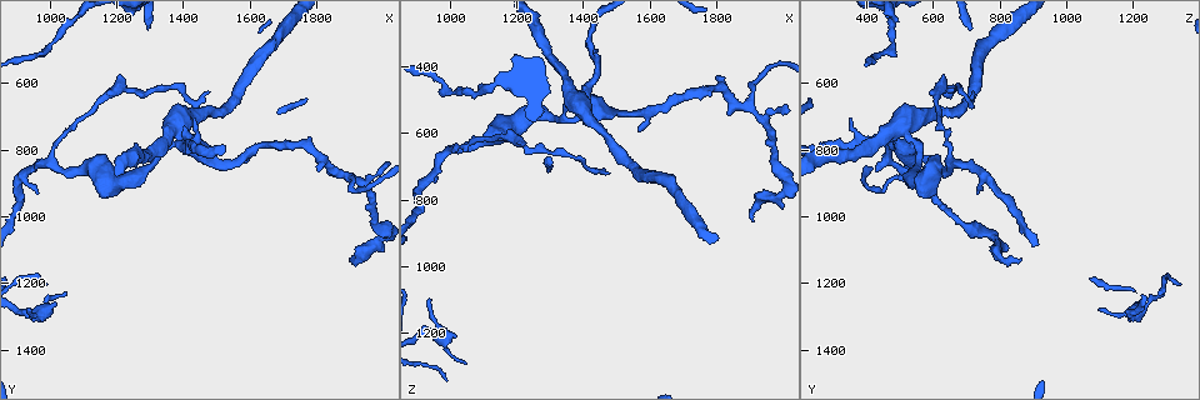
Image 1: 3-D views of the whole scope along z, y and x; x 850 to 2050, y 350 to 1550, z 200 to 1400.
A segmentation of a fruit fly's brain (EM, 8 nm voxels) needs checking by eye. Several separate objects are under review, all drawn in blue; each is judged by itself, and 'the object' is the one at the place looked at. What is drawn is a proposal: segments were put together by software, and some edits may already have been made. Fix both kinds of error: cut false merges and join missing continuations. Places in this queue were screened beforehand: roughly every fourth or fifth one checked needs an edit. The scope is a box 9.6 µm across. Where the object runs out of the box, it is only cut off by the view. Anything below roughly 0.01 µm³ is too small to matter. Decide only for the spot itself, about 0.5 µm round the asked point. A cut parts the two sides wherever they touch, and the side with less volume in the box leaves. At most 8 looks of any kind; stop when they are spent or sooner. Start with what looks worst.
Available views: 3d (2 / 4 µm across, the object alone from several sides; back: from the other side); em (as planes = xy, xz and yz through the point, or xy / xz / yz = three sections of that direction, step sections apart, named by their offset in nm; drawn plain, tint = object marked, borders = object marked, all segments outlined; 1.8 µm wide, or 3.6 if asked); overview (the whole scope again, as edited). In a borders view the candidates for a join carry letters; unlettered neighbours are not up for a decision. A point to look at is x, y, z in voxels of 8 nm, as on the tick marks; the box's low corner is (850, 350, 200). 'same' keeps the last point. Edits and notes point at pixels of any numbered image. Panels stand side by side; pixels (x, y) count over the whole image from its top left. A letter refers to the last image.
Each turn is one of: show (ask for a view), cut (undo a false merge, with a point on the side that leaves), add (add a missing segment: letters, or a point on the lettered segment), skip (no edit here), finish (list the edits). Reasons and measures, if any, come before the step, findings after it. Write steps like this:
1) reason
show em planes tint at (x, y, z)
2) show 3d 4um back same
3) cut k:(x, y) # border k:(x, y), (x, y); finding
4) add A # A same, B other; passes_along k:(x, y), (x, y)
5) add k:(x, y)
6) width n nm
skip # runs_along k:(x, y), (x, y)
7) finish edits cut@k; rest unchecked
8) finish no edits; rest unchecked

an open end
show em 3.6um planes borders at (940, 1280, 1090)

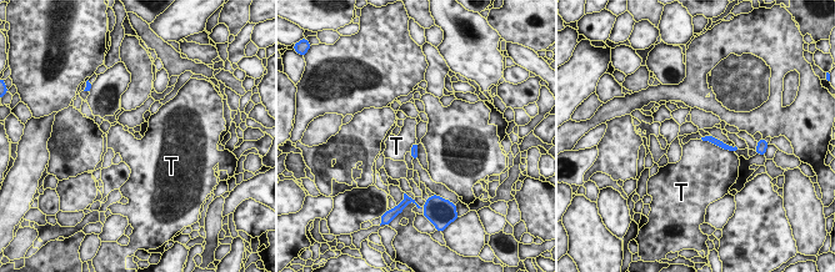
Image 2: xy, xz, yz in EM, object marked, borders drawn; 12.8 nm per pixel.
skip # T other; runs_along 2:(704, 139), (711, 139), (731, 149); no lettered segment goes on from it

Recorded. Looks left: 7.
branch stops here
show 3d 2um at (1910, 1120, 860)

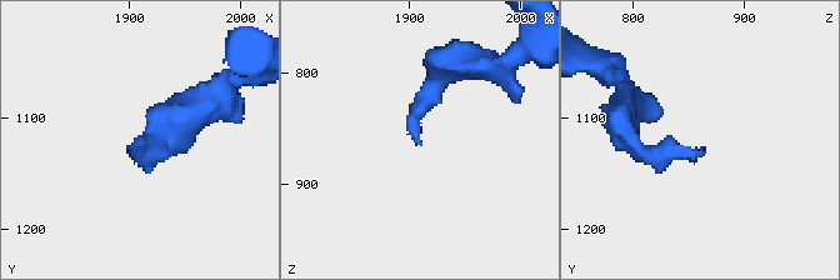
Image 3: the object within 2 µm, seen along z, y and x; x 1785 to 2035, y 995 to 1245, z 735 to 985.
show em xy step 4 tint at (1906, 1126, 862)

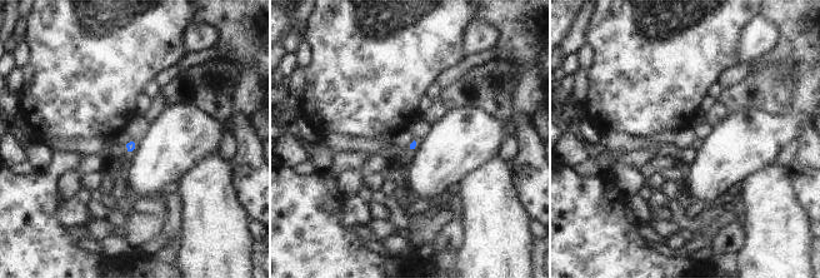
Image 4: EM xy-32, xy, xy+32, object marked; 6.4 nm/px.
show em planes borders same

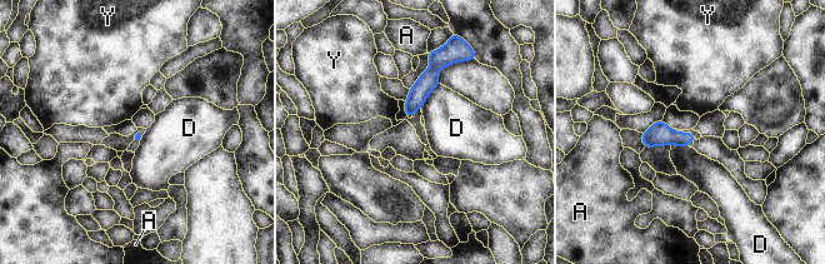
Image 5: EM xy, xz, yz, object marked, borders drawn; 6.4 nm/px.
skip # A other, D other, Y other; no lettered segment goes on from it

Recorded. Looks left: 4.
side arm on a straight run
show 3d 4um at (1350, 740, 460)

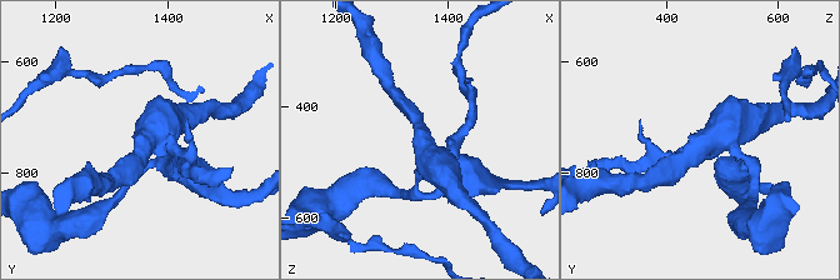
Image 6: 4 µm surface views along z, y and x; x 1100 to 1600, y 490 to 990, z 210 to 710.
arms 3; shape alone is not enough
show em yz step 4 tint at (1355, 740, 465)

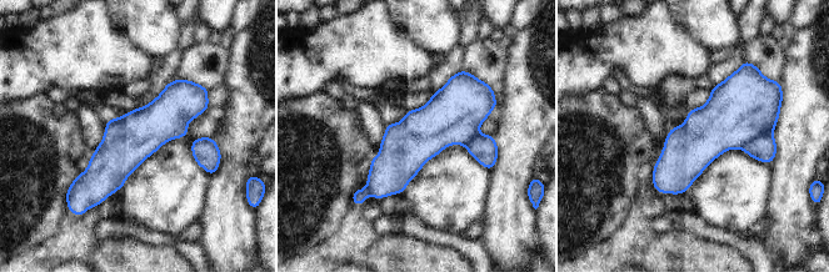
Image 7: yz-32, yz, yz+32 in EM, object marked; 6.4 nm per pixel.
show em planes borders same

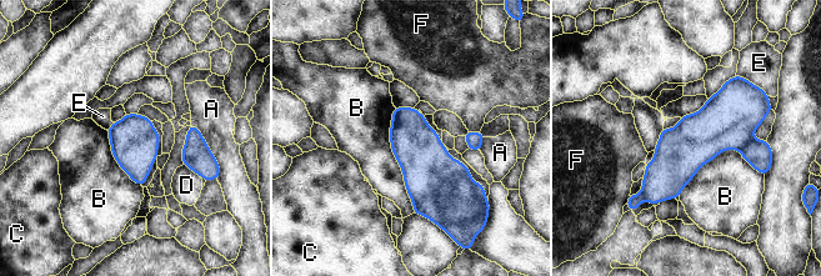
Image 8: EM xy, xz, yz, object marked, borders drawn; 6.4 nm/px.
cut 8:(727, 120) # A other, B other, C other, D other, E other, F other; border 8:(752, 138), (740, 150); a second neuron is stuck on

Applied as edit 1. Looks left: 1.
finish edits cut@8; rest unchecked

